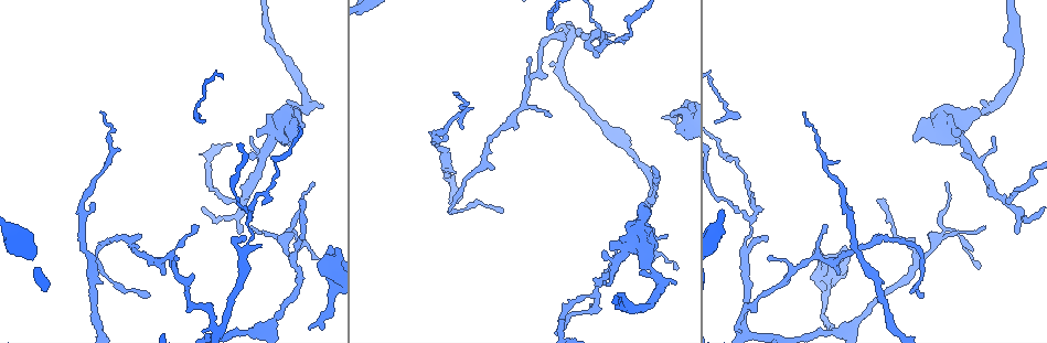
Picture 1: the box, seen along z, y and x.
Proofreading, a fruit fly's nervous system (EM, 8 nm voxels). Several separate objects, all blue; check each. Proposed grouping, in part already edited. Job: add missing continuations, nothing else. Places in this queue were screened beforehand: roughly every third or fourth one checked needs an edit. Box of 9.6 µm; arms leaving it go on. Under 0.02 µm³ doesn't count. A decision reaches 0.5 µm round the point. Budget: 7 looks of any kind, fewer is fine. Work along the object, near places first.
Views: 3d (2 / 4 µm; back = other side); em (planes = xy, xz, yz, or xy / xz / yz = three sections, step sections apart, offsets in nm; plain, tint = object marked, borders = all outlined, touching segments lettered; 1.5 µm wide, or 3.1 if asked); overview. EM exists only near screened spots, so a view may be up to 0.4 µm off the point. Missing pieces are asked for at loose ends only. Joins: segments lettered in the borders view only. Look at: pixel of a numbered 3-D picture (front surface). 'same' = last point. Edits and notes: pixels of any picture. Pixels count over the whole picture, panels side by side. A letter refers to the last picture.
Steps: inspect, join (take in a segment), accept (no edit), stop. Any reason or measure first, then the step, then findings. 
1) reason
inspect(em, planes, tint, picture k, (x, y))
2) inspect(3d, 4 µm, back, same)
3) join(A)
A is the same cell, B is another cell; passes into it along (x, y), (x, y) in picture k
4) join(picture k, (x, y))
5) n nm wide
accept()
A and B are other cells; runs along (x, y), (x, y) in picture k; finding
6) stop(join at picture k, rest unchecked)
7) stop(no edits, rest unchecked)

inspect(em, planes, plain, picture 1, (610, 248))

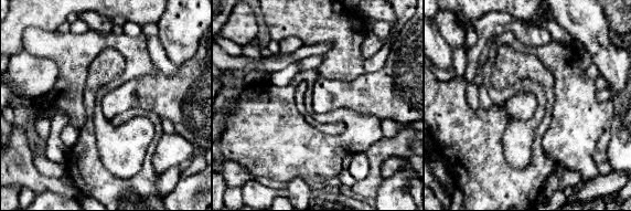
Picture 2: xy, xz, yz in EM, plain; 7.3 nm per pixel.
inspect(em, planes, borders, same)

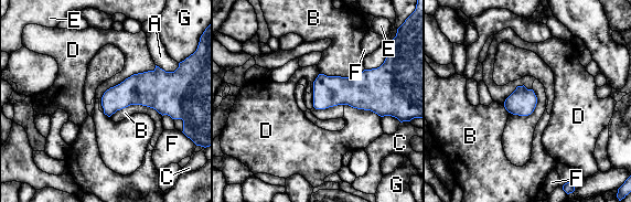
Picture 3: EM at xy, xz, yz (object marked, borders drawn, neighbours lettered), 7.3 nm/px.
accept()
A, B, C, D, E, F and G are other cells; border along (156, 65), (110, 86), (103, 112) in picture 3; none of them fits

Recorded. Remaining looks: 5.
inspect(em, planes, borders, picture 1, (238, 234))

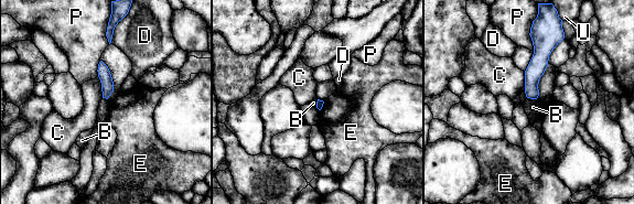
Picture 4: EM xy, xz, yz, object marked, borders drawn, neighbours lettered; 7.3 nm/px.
accept()
B, C, D, E, P and U are other cells; runs along (535, 34), (539, 62), (533, 96) in picture 4; none of them fits

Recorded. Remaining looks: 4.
inspect(3d, 2 µm, picture 1, (196, 227))

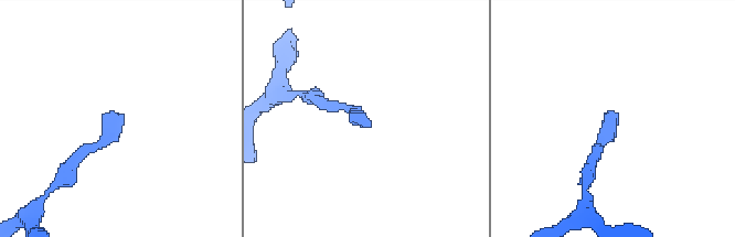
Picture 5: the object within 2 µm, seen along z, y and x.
now the EM
inspect(em, planes, borders, picture 5, (617, 117))

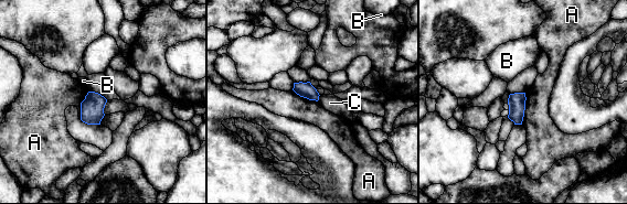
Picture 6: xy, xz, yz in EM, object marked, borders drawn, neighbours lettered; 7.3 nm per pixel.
A touches over 240 nm
accept()
A, B and C are other cells; border along (525, 93), (525, 109), (521, 124) in picture 6; no lettered segment goes on from it

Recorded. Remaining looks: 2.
stop(no edits, rest unchecked)

